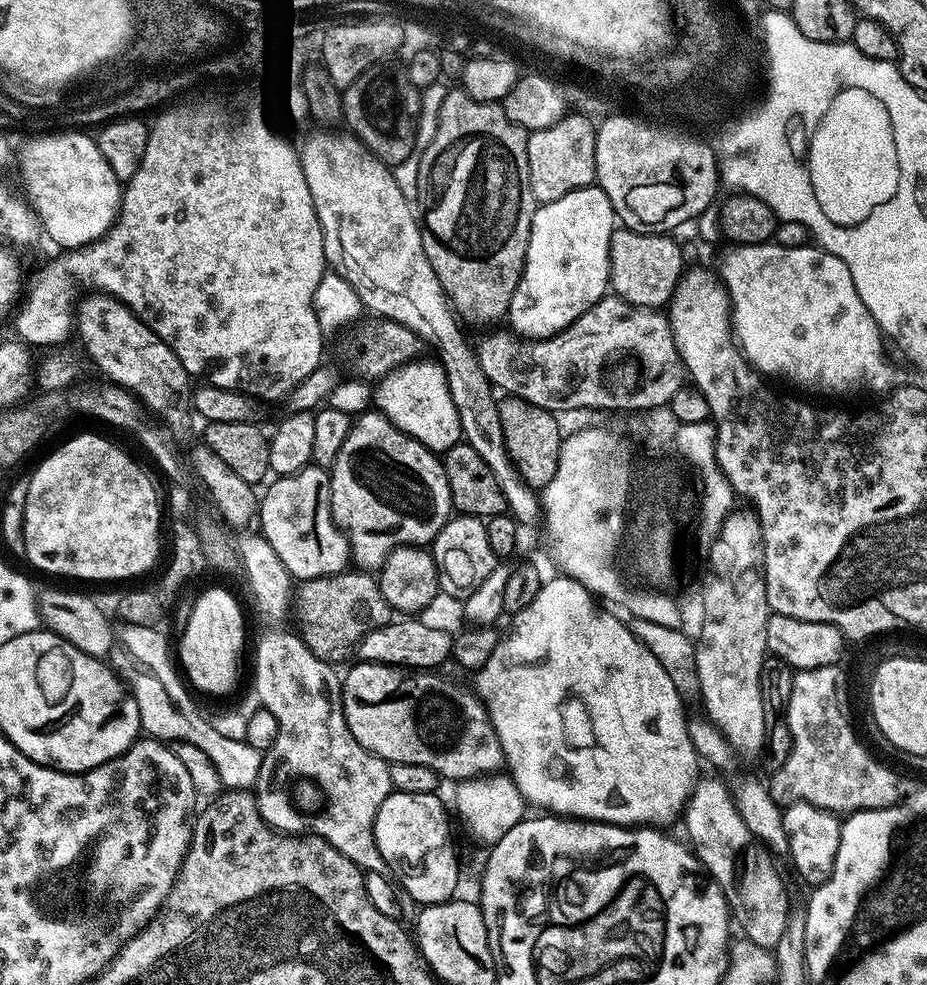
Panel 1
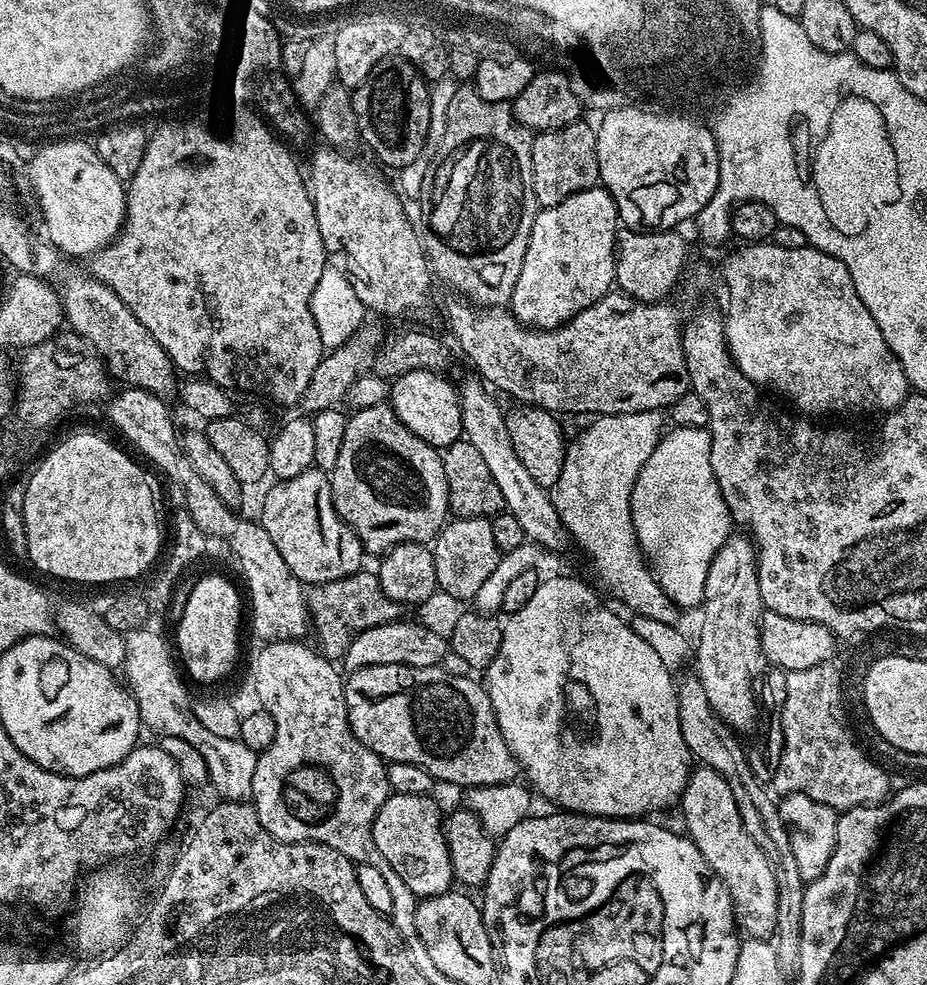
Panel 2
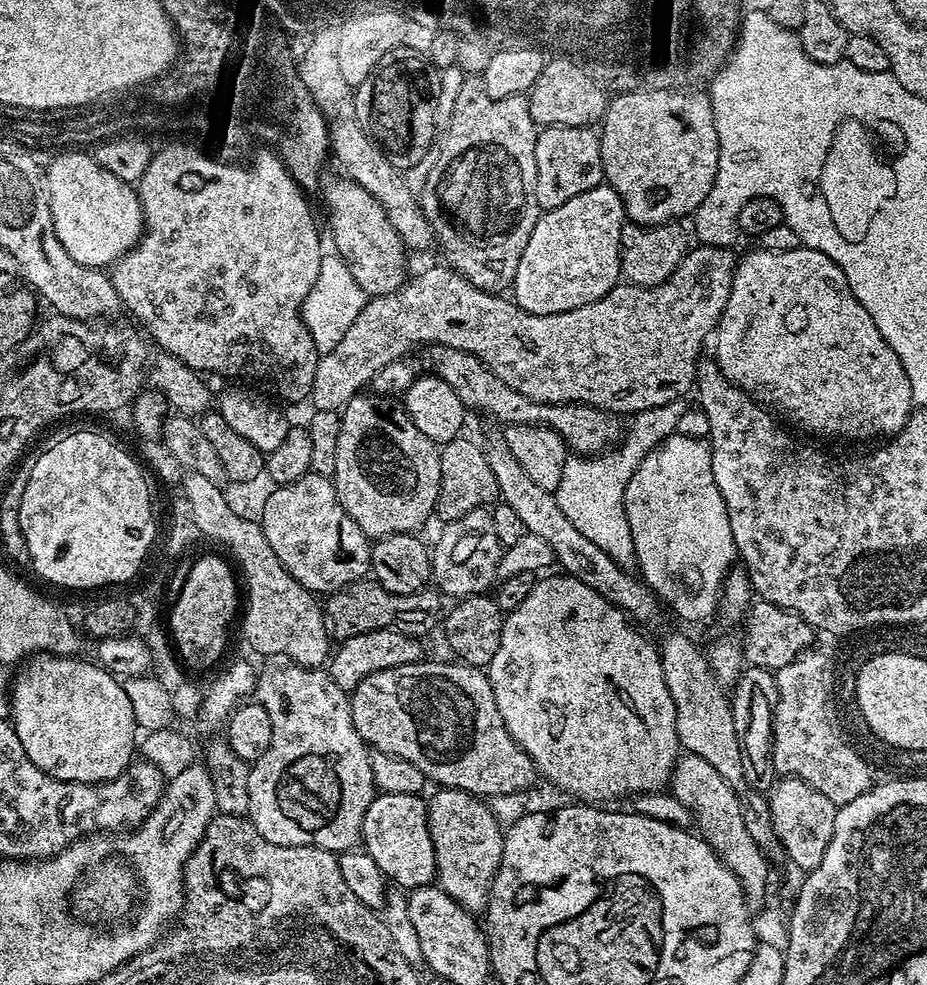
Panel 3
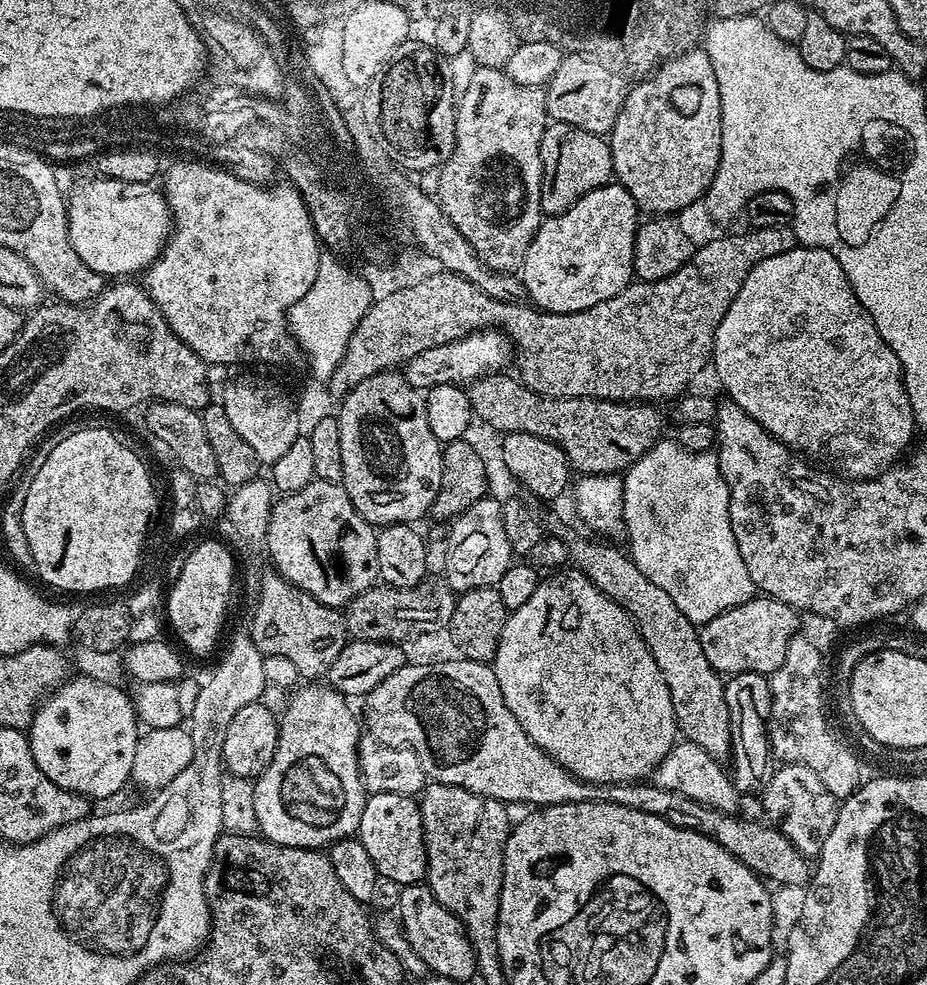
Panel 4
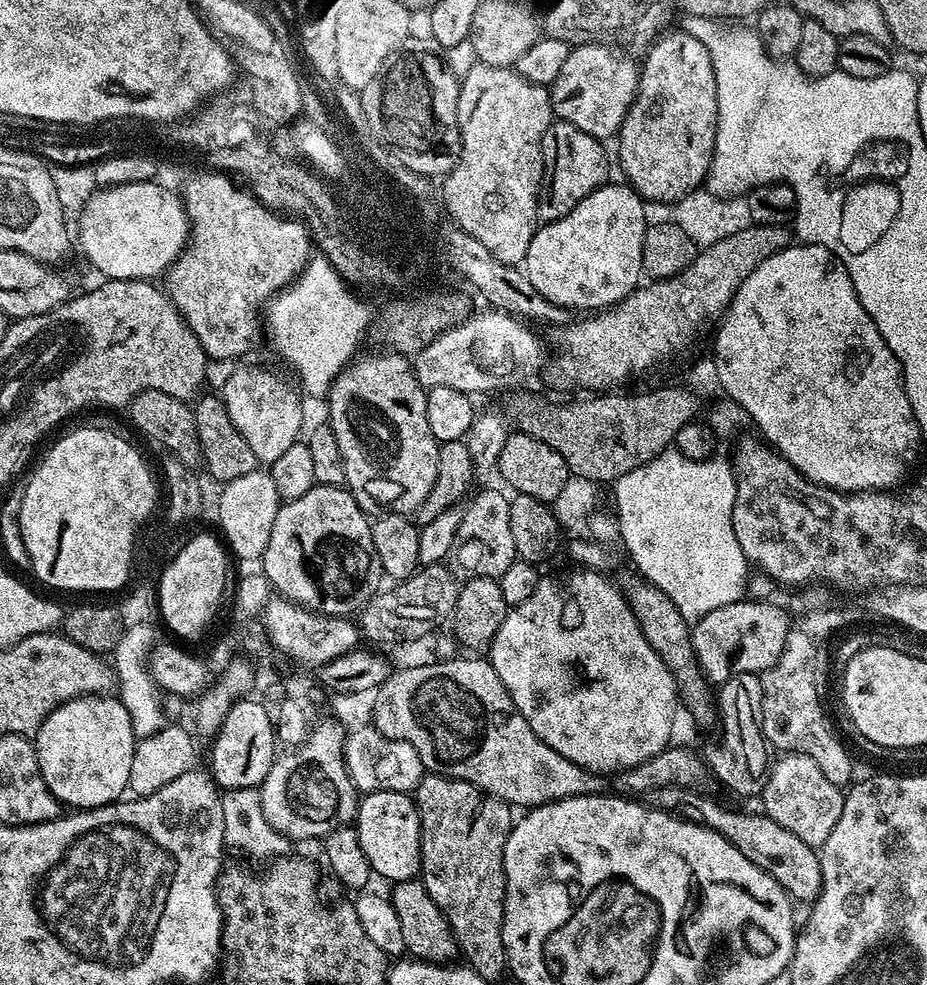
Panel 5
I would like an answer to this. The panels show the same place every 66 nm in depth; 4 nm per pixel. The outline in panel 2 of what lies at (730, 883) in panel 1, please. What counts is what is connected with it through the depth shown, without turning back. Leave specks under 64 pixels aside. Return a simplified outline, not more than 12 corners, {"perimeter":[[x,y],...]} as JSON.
{"perimeter":[[693,767],[678,808],[737,925],[768,940],[778,882],[726,778]]}

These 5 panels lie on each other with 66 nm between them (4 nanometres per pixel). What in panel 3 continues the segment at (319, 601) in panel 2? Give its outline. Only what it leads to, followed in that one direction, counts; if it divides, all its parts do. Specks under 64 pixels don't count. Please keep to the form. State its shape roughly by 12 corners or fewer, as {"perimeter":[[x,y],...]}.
{"perimeter":[[365,578],[325,603],[340,640],[442,620],[439,591],[390,594]]}

